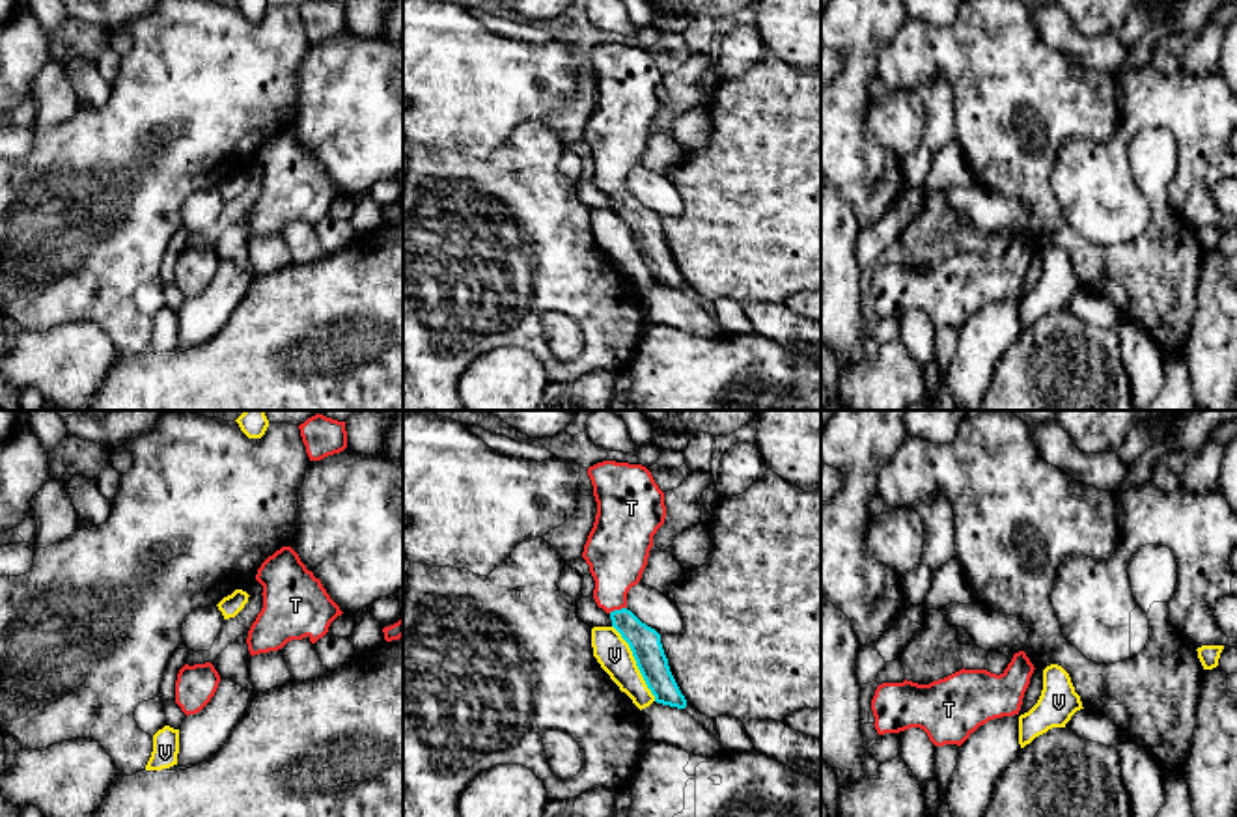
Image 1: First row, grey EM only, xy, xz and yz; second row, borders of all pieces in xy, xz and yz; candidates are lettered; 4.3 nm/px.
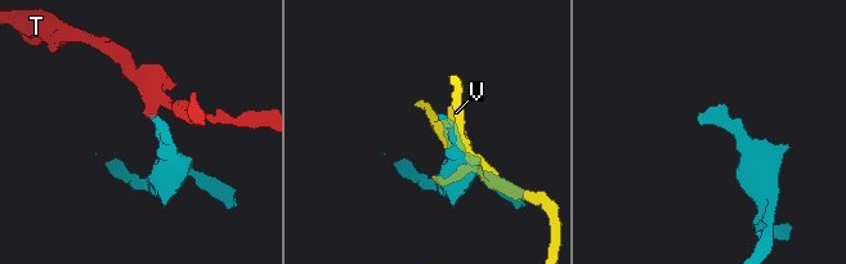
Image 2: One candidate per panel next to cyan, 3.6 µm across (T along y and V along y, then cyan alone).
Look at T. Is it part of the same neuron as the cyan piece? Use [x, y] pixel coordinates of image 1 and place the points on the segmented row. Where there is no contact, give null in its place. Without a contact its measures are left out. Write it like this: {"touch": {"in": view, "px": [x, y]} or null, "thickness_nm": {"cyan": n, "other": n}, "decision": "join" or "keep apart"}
{"touch": {"in": "xz", "px": [616, 610]}, "thickness_nm": {"cyan": 140, "other": 260}, "decision": "join"}

